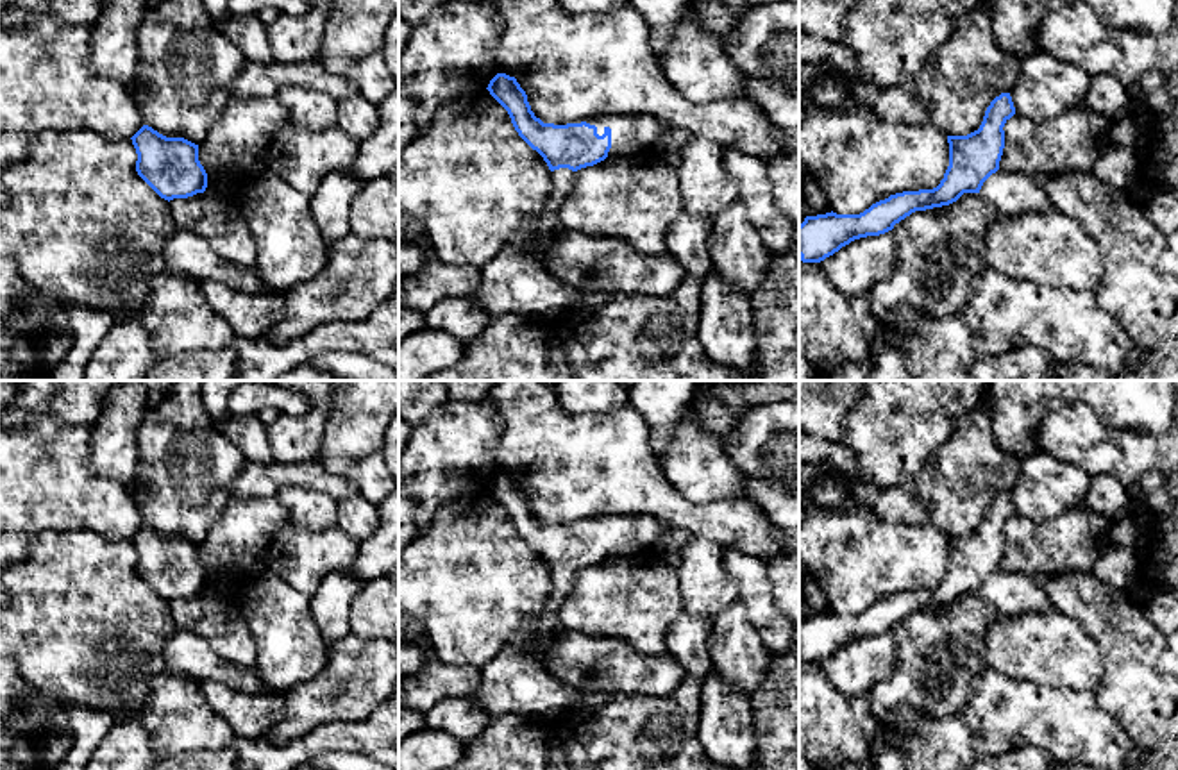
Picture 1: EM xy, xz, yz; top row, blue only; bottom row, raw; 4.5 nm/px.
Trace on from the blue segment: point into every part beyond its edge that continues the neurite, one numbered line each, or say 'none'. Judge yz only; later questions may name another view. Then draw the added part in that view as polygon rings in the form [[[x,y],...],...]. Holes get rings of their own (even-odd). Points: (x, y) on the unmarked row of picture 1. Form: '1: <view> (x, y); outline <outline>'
1: yz (1010, 594); outline [[[992,573],[981,586],[980,595],[987,598],[997,615],[1014,616],[1022,611],[1053,611],[1049,597],[1049,577],[1026,573]]]

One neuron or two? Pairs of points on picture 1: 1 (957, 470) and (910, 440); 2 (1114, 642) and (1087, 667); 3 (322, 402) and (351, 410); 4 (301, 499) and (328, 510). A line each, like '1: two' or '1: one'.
1: two
2: two
3: two
4: one

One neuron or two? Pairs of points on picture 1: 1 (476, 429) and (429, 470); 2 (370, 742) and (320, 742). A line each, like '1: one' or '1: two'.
1: one
2: one

